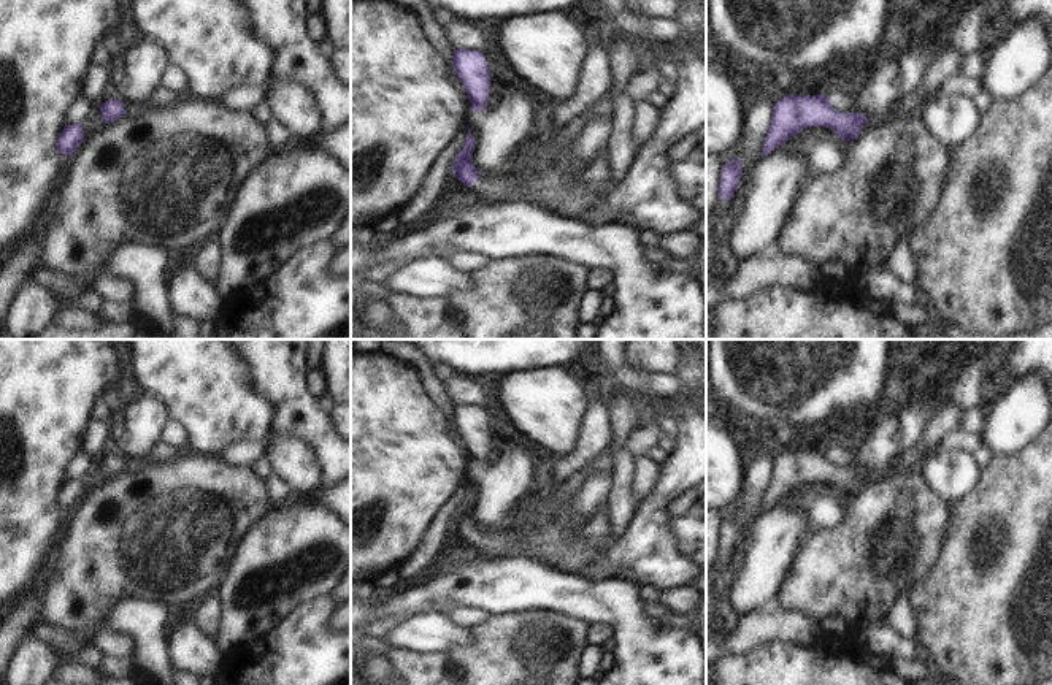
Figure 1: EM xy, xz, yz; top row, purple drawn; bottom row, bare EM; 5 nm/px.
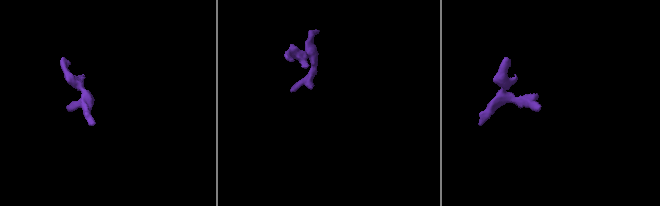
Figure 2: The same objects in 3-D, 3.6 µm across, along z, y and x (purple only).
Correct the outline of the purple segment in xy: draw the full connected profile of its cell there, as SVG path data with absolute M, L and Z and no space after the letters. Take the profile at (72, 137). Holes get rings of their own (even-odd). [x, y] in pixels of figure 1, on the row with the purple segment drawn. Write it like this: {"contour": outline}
{"contour": "M81 124L65 125L62 133L59 135L56 147L60 154L68 157L76 151L83 140L84 130Z"}

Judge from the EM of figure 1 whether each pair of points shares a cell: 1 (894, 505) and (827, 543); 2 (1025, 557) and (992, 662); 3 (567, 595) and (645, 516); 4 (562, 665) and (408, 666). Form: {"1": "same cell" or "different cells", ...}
{"1": "same cell", "2": "same cell", "3": "different cells", "4": "same cell"}

